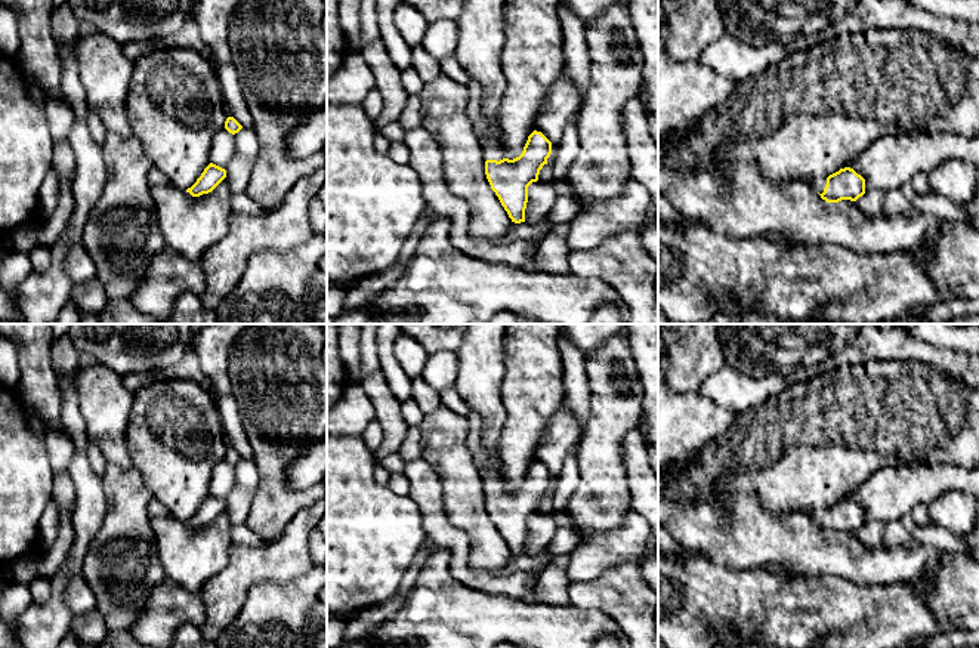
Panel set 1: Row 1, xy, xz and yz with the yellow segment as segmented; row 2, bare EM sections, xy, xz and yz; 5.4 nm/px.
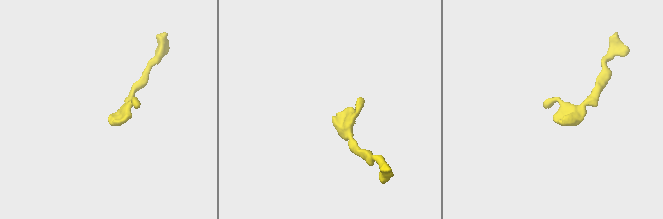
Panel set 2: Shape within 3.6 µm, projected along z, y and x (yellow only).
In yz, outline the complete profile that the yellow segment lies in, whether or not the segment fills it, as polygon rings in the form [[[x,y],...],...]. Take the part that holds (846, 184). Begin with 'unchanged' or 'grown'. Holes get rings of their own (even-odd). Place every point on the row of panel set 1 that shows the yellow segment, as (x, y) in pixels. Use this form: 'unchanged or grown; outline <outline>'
grown; outline [[[844,167],[828,178],[804,179],[827,203],[856,201],[865,194],[865,179],[853,169]]]

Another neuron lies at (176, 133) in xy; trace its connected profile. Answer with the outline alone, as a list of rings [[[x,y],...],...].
[[[158,47],[133,61],[133,75],[127,93],[127,118],[148,158],[155,169],[163,172],[169,183],[186,191],[210,164],[210,149],[214,135],[225,127],[228,118],[225,101],[216,68],[192,49]]]

